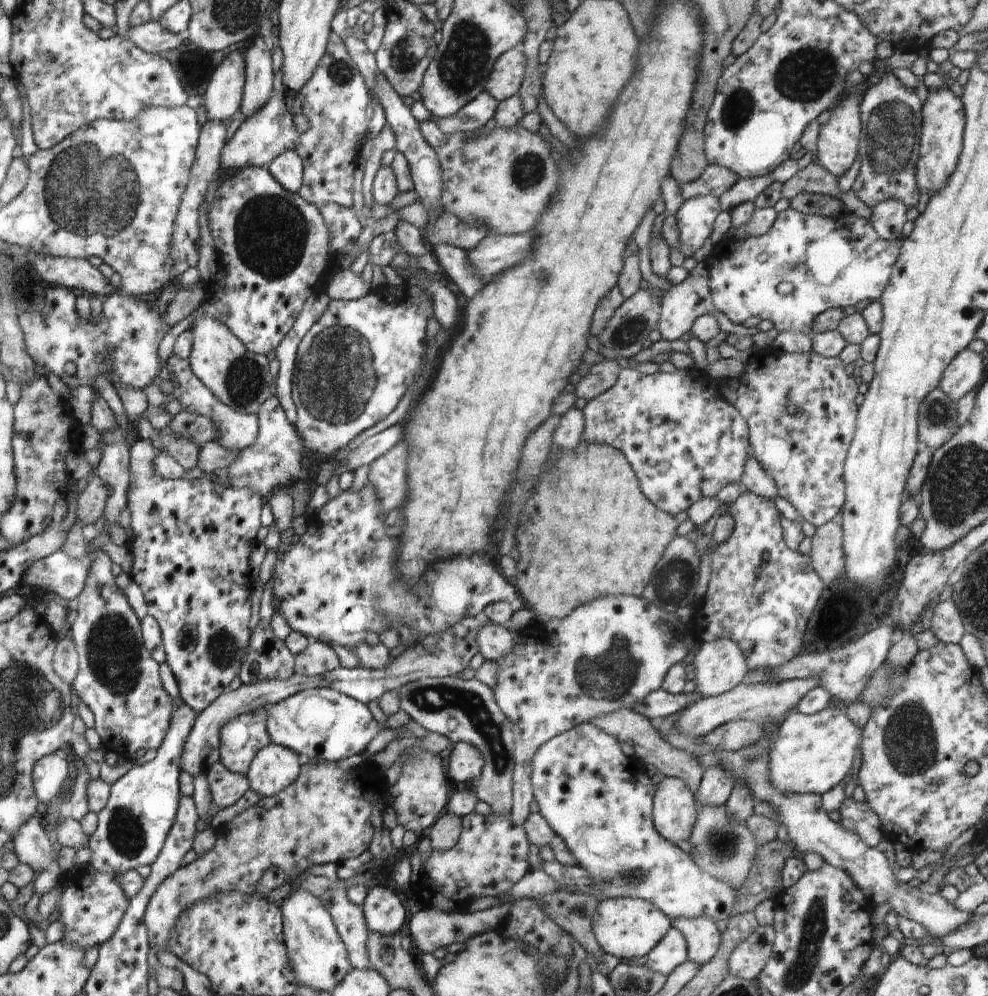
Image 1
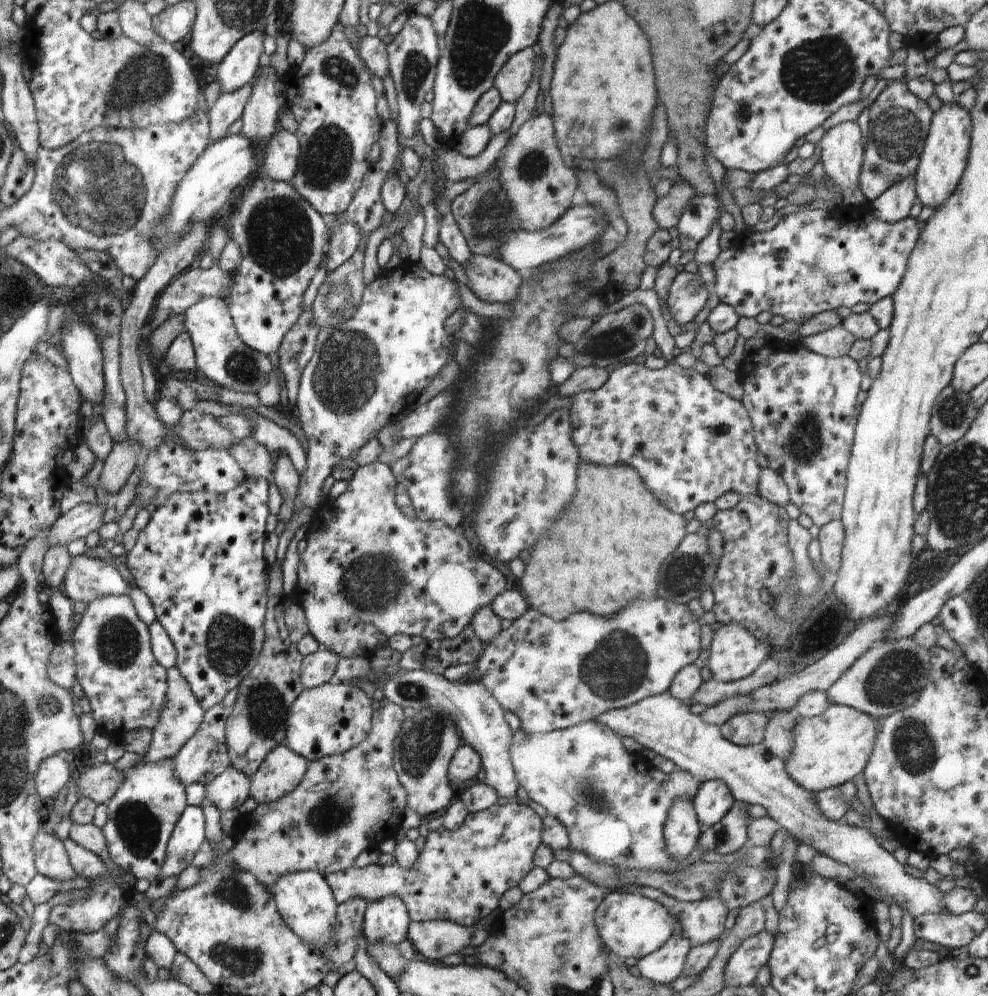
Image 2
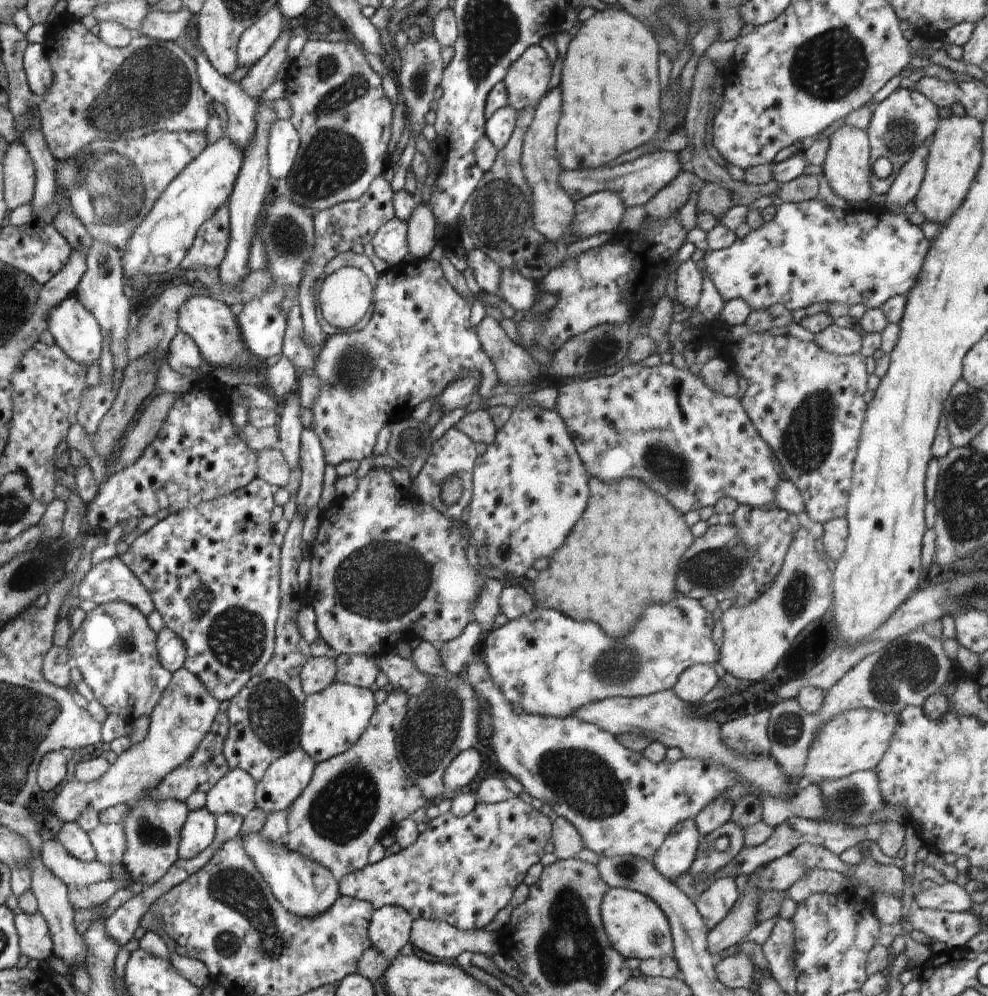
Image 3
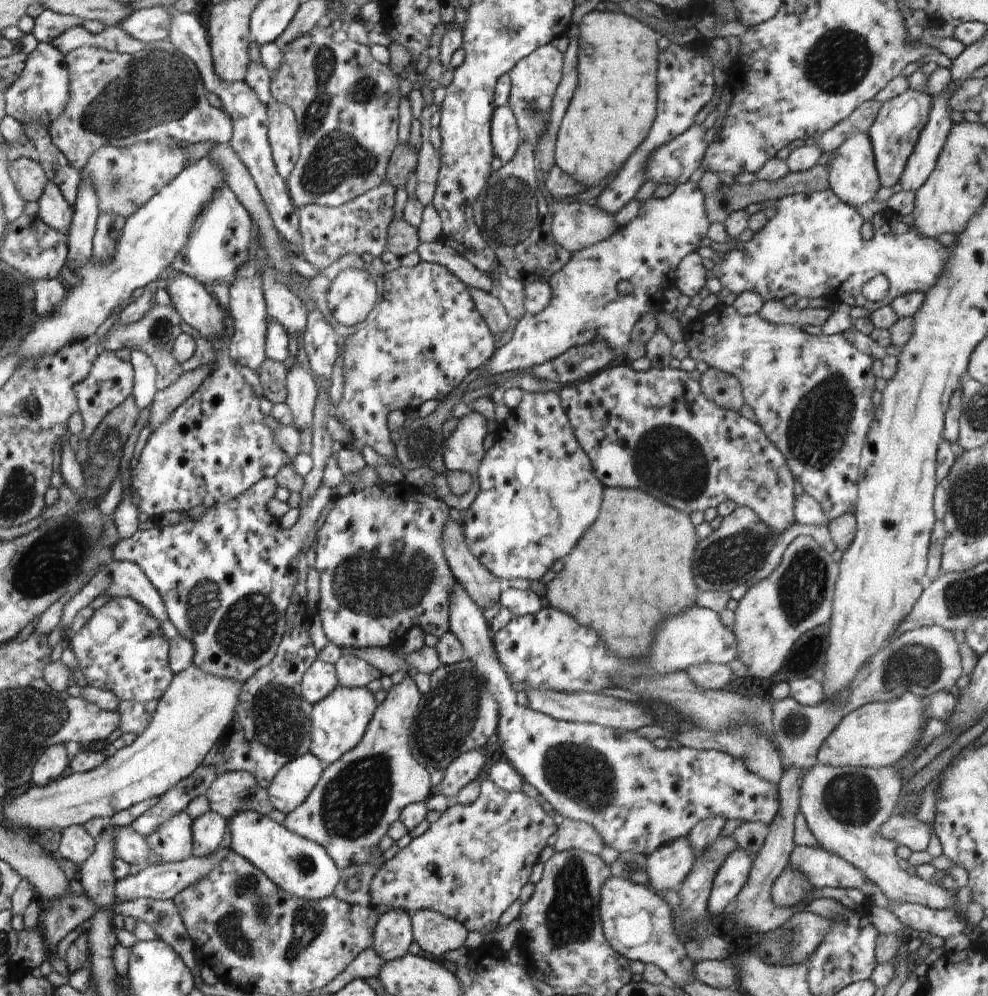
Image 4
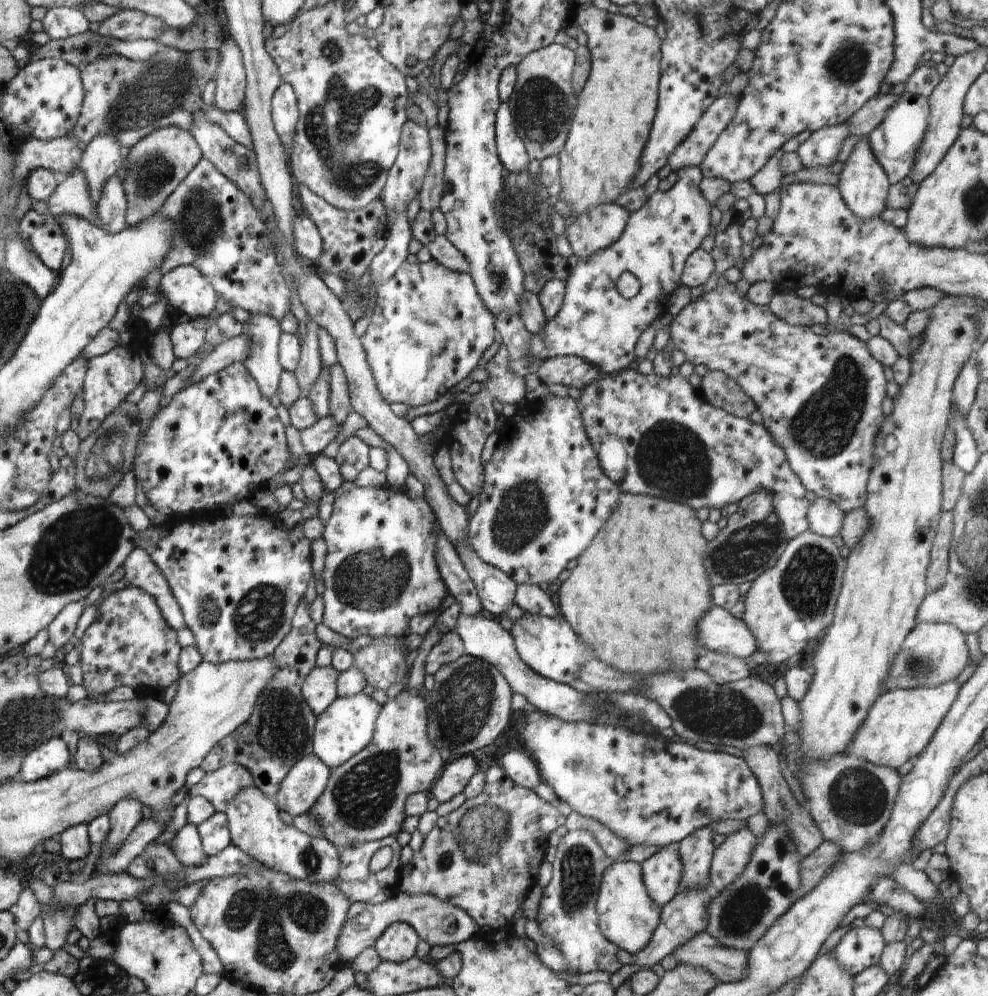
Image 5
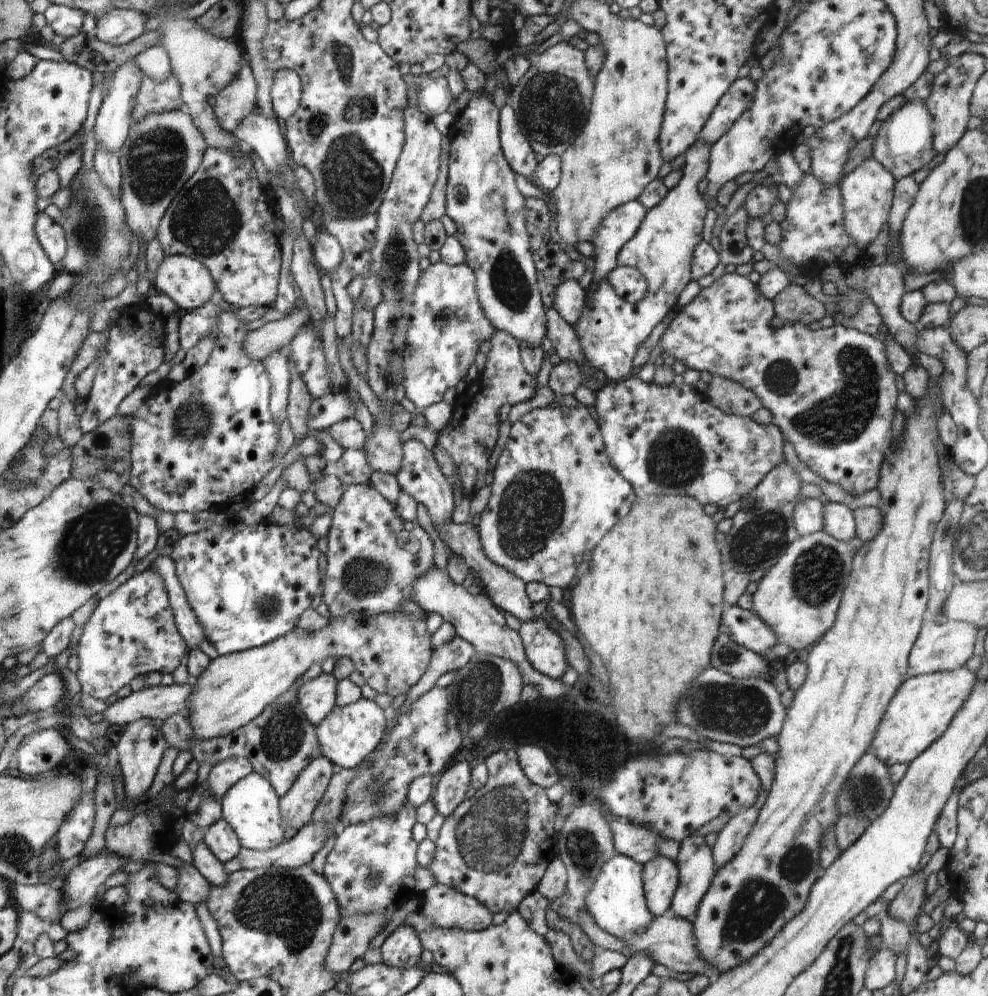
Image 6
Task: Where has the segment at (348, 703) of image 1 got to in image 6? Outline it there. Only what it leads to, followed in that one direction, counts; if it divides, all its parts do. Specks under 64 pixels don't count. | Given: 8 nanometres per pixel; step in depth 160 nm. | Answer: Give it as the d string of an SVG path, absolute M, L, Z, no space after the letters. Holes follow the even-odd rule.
M364 697L343 707L335 705L327 718L317 724L317 728L320 729L320 748L323 755L331 760L333 765L354 769L379 746L386 730L386 719L384 712L376 706L374 701Z

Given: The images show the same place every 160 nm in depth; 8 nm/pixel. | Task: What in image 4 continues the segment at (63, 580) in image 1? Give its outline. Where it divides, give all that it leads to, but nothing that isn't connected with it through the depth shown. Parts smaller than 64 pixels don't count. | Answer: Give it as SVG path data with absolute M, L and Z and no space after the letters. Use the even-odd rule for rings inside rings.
M110 561L108 564L100 567L99 571L91 578L91 580L85 584L78 594L76 594L66 604L61 616L61 624L64 626L65 633L69 633L70 624L74 620L77 612L80 612L81 608L88 606L97 596L106 594L110 598L114 597L130 597L139 602L141 605L148 609L153 617L159 621L165 621L167 619L167 611L163 605L163 598L159 591L155 588L155 585L148 580L148 577L144 574L143 569L139 567L139 564L134 564L128 561Z

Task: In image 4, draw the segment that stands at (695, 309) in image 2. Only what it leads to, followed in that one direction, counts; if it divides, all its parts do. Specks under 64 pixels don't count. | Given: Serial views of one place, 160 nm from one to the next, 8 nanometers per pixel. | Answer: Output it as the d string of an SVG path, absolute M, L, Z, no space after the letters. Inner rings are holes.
M697 251L687 254L677 266L677 281L675 286L680 290L681 294L686 296L696 296L700 294L700 290L706 284L706 269L708 263Z

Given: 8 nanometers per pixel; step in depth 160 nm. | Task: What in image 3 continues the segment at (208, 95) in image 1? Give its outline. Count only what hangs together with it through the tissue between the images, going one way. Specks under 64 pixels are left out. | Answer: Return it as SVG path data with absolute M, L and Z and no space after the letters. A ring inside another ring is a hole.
M278 7L273 8L267 15L247 28L238 44L239 66L250 68L259 62L283 30L283 13Z

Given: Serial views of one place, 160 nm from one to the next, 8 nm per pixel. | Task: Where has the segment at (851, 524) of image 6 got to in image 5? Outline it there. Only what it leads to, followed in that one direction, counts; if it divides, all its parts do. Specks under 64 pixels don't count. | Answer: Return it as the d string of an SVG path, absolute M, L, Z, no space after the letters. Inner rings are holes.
M816 497L807 510L809 530L832 539L840 534L844 515L831 500Z

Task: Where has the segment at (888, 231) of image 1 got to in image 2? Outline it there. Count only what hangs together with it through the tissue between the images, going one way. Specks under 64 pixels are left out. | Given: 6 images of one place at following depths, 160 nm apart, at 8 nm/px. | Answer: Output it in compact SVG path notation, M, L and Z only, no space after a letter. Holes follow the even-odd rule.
M911 175L894 183L872 201L872 216L887 223L897 223L908 217L910 208L916 202L915 177Z

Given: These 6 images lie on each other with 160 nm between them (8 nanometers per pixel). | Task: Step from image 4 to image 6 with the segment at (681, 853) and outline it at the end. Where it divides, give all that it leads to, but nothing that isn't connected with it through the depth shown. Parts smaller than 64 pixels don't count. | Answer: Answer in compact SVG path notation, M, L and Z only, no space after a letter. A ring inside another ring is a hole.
M658 854L643 864L642 878L648 910L659 917L671 908L678 888L677 864L671 858Z

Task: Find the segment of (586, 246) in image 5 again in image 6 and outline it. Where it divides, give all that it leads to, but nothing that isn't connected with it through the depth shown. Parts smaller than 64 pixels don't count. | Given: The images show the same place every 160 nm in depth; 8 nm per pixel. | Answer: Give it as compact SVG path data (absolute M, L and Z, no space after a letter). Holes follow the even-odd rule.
M630 201L611 210L596 228L591 238L594 246L594 269L589 292L596 288L600 279L606 279L608 273L616 268L615 256L618 251L636 234L640 223L646 216L647 208L636 201Z

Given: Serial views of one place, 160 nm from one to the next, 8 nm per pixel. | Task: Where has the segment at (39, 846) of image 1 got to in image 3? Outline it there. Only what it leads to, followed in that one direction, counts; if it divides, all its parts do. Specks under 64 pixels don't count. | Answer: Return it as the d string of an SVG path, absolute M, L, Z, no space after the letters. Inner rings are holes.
M59 839L44 841L44 848L39 850L39 855L50 872L69 887L85 887L112 879L112 866L100 864L96 859L91 863L78 860L65 850Z

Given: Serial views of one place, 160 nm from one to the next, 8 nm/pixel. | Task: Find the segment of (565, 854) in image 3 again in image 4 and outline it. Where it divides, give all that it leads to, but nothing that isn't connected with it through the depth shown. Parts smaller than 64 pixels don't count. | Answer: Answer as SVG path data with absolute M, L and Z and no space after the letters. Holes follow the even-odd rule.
M565 818L555 833L558 836L553 846L555 852L570 851L572 848L599 855L600 851L606 847L594 827L584 821Z

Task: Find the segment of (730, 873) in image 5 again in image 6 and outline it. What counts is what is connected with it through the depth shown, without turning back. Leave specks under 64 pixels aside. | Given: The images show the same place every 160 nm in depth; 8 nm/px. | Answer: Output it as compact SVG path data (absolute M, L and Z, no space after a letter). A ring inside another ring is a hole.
M755 807L740 809L717 834L711 848L716 871L727 865L739 853L758 815L759 810Z

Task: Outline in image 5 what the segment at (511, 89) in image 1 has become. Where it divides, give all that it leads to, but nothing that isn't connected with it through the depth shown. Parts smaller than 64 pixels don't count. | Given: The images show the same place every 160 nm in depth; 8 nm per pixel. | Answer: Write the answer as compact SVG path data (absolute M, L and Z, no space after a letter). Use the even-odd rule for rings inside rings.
M557 43L549 44L525 56L516 66L517 79L507 100L513 125L525 144L530 160L559 155L564 146L578 102L571 85L575 67L573 50Z

